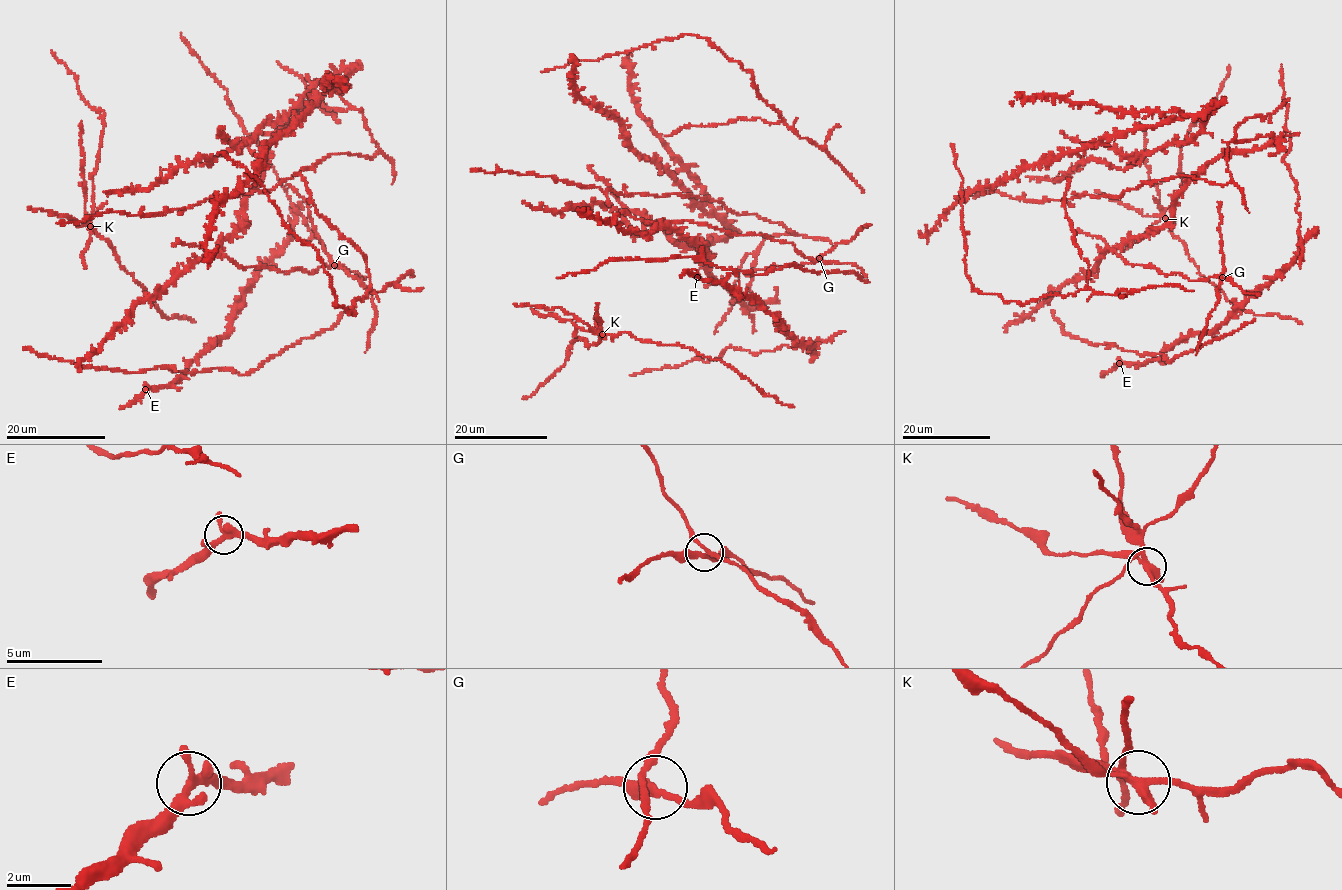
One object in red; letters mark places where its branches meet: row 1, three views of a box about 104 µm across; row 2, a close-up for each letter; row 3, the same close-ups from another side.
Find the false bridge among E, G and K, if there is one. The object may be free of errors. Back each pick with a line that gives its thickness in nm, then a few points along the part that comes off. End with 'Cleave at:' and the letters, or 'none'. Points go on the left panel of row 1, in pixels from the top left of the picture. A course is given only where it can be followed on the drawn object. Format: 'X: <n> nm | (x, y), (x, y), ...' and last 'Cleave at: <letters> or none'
K: 260 nm | (90, 226), (92, 176), (104, 114), (93, 109), (81, 96), (74, 75), (52, 51)
Cleave at: K

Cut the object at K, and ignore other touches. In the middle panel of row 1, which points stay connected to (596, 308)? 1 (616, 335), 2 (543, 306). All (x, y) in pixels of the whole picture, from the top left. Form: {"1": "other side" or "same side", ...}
{"1": "other side", "2": "other side"}

